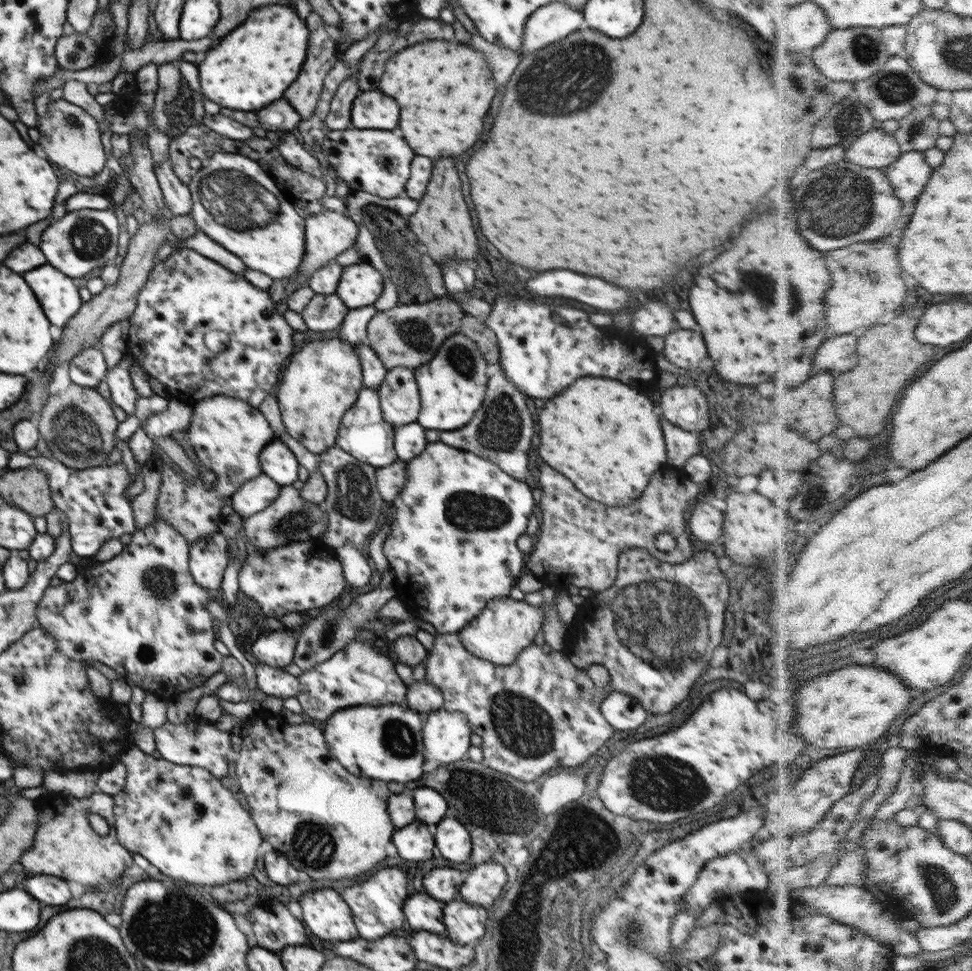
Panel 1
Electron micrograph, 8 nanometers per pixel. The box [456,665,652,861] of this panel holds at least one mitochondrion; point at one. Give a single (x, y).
(522, 725)

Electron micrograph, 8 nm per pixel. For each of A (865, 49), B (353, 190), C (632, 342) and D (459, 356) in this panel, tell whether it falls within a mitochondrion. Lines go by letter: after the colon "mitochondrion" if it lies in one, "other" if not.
A: mitochondrion
B: other
C: other
D: mitochondrion

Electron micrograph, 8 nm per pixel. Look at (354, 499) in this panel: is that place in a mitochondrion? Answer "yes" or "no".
yes

